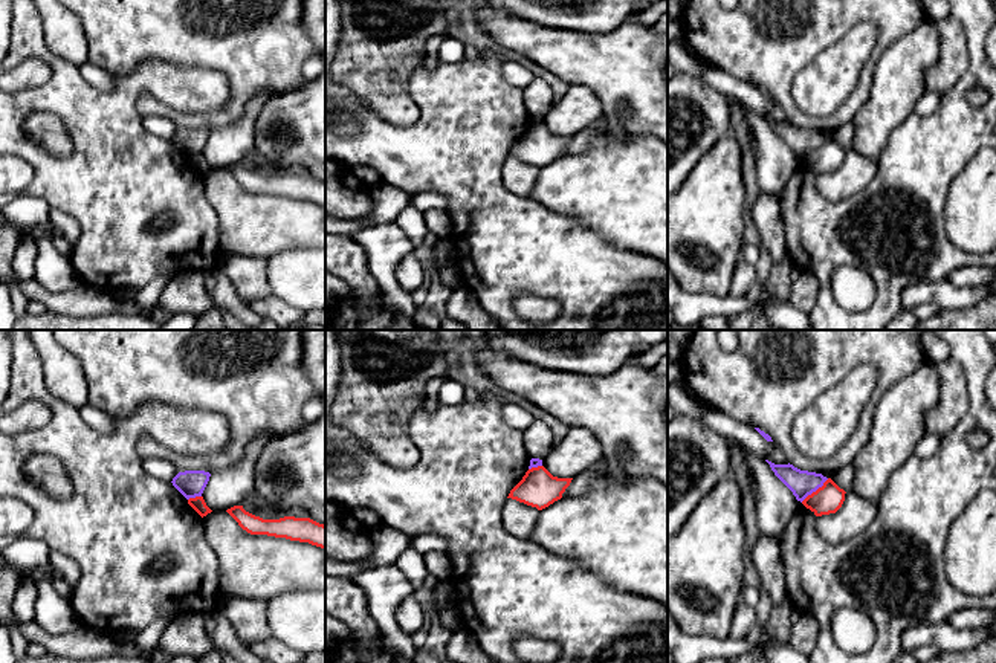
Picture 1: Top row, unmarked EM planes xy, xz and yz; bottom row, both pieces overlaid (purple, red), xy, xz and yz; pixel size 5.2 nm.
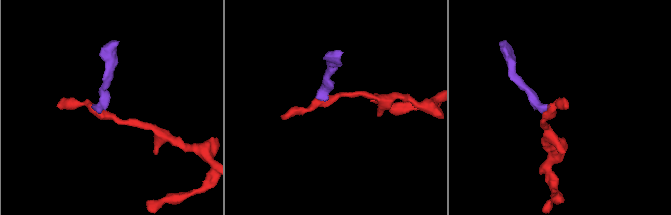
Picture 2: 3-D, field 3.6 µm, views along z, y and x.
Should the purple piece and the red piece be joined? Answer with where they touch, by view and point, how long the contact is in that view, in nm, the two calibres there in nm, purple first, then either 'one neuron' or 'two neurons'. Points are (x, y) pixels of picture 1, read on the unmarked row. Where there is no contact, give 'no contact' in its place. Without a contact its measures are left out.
meets purple in yz at (814, 148); contact 200 nm long; 140 nm thick on the purple side, 150 nm on the other; two neurons

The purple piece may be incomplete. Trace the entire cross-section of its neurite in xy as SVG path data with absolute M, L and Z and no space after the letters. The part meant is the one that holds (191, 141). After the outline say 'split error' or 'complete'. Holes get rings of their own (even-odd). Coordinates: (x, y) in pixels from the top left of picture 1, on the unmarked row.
M185 128L173 136L173 144L186 156L202 154L211 131L205 128Z; complete

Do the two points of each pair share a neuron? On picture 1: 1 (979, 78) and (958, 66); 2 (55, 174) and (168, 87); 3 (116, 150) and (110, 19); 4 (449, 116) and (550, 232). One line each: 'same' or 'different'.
1: different
2: same
3: different
4: same

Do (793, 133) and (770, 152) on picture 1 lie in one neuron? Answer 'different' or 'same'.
same

